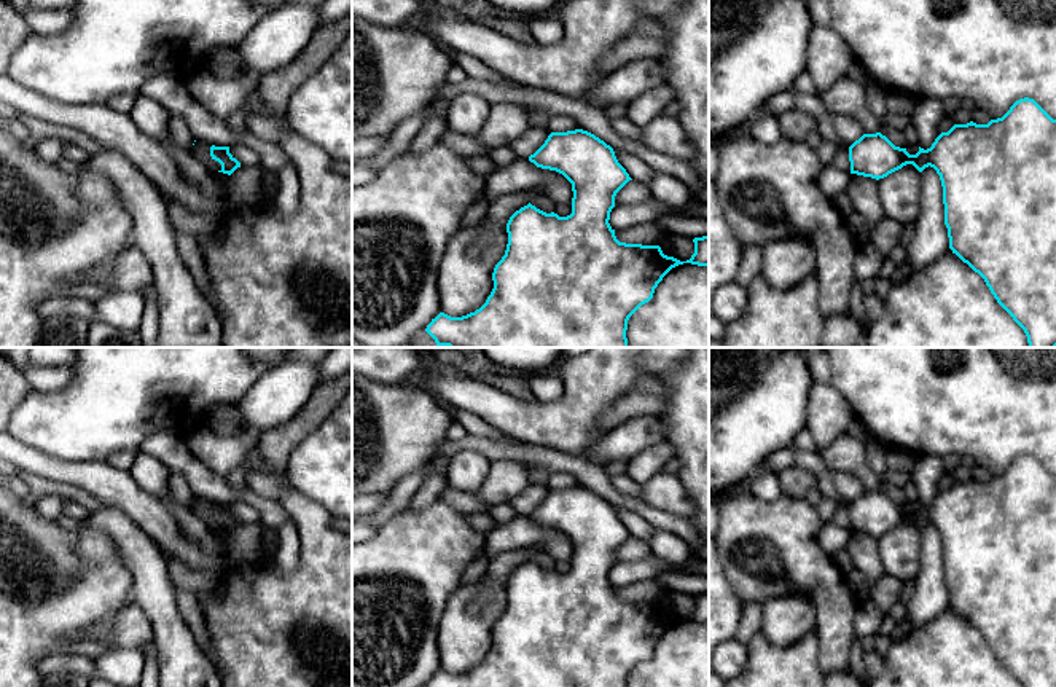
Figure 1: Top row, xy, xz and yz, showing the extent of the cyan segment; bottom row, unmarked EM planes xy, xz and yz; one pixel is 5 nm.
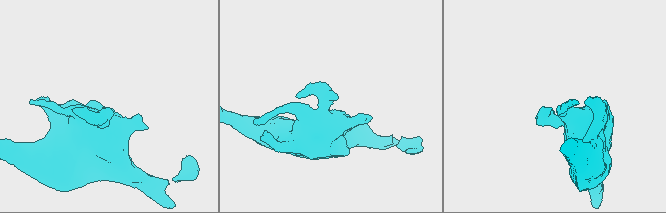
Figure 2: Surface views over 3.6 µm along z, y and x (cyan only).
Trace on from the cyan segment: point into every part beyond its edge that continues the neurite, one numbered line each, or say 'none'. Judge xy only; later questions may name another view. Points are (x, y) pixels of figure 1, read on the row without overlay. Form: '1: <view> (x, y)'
none

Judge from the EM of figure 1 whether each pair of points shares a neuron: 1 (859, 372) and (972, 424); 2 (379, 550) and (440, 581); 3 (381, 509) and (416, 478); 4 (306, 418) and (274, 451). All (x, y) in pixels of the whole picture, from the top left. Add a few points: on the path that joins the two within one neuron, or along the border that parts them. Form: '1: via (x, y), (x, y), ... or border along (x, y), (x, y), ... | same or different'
1: via (887, 376), (919, 407), (943, 412) | same
2: via (394, 565), (397, 568), (426, 568) | same
3: via (389, 506), (408, 486) | same
4: via (298, 426), (281, 443) | same

